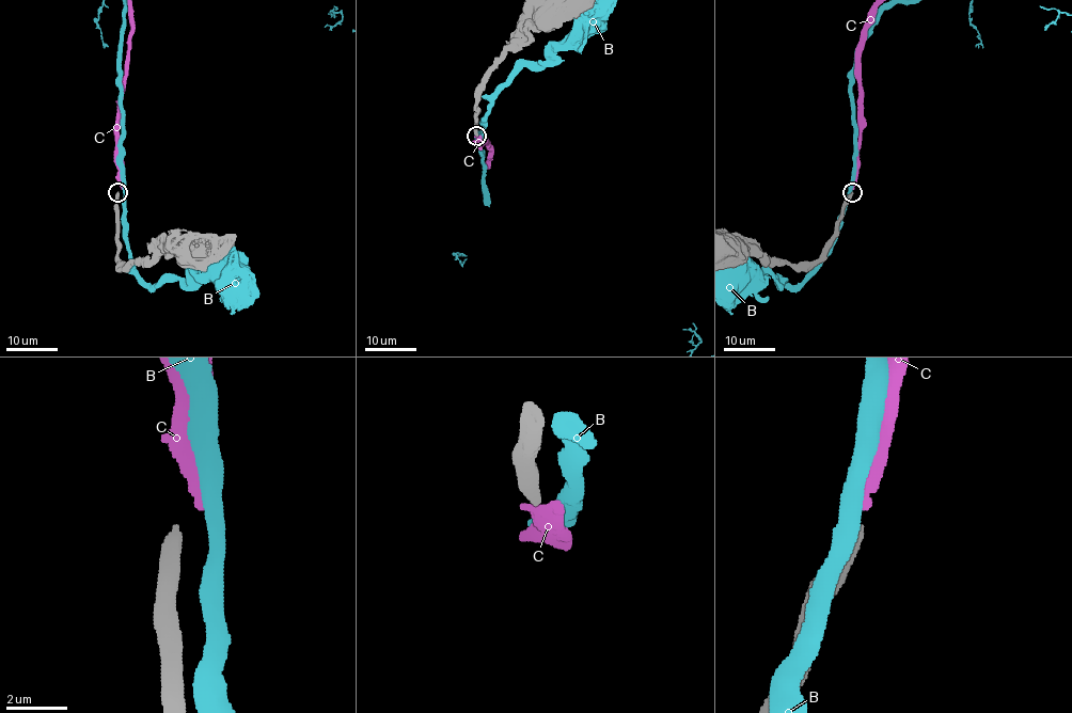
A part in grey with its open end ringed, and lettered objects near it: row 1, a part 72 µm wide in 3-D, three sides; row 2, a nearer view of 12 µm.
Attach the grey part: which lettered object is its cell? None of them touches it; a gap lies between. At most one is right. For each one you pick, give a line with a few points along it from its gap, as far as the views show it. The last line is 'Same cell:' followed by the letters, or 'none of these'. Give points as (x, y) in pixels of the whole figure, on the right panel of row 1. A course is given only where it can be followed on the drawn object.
Same cell: C

